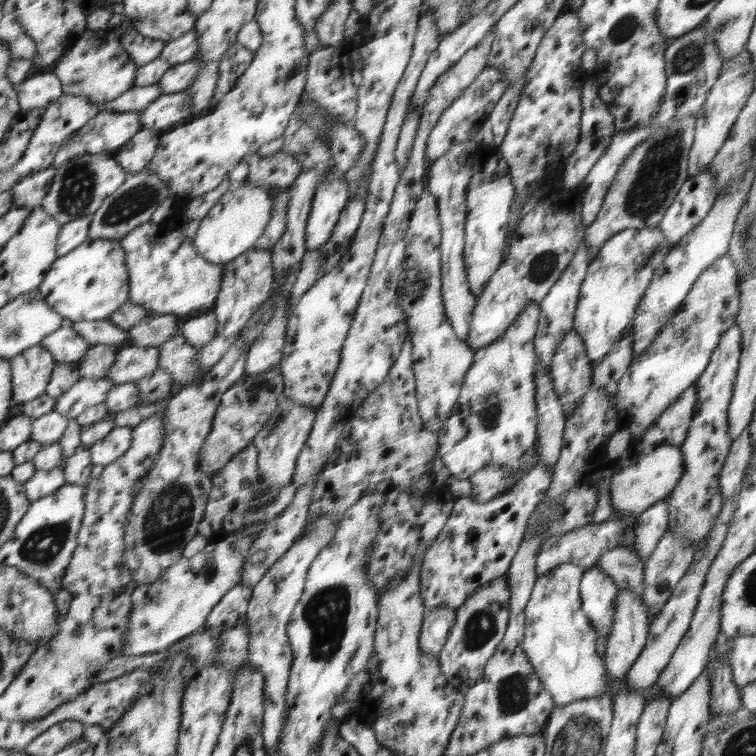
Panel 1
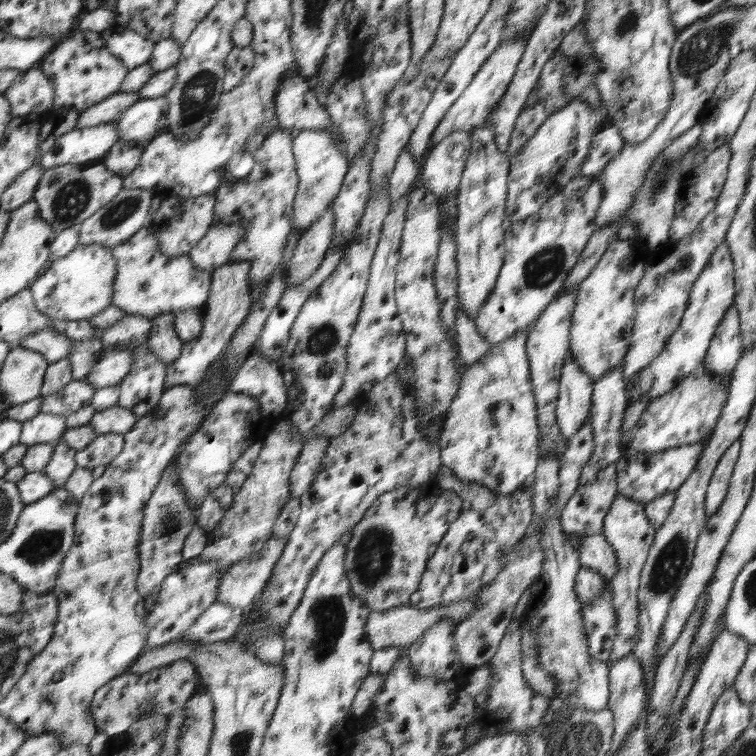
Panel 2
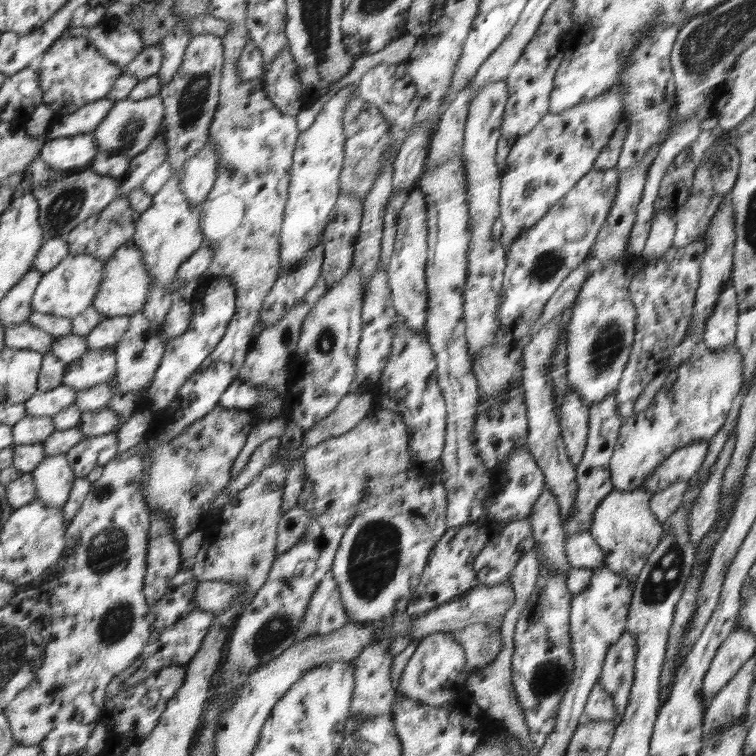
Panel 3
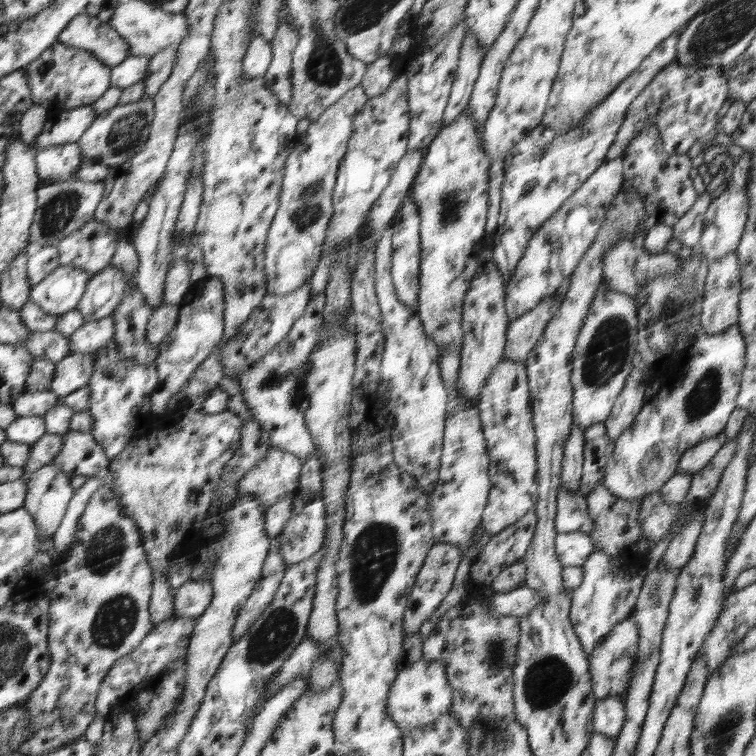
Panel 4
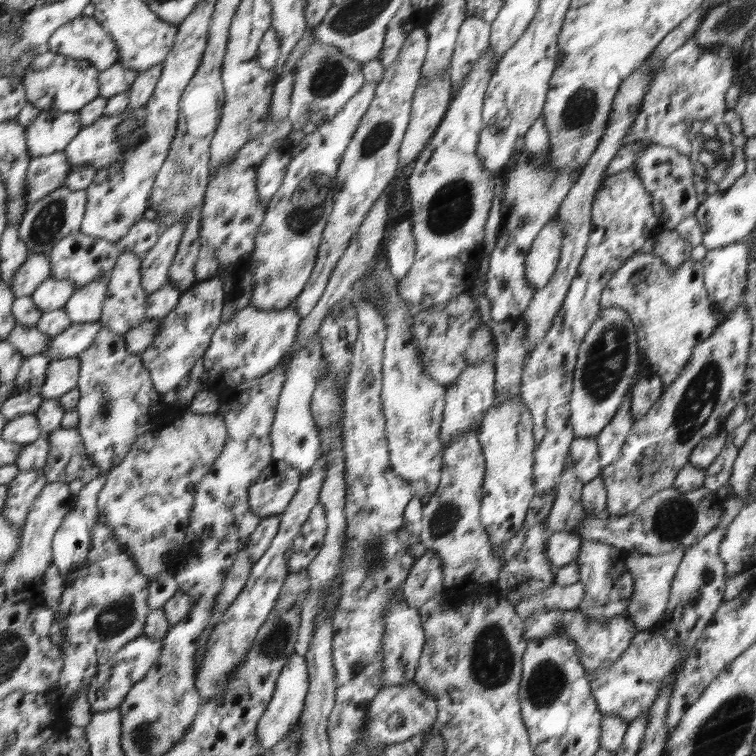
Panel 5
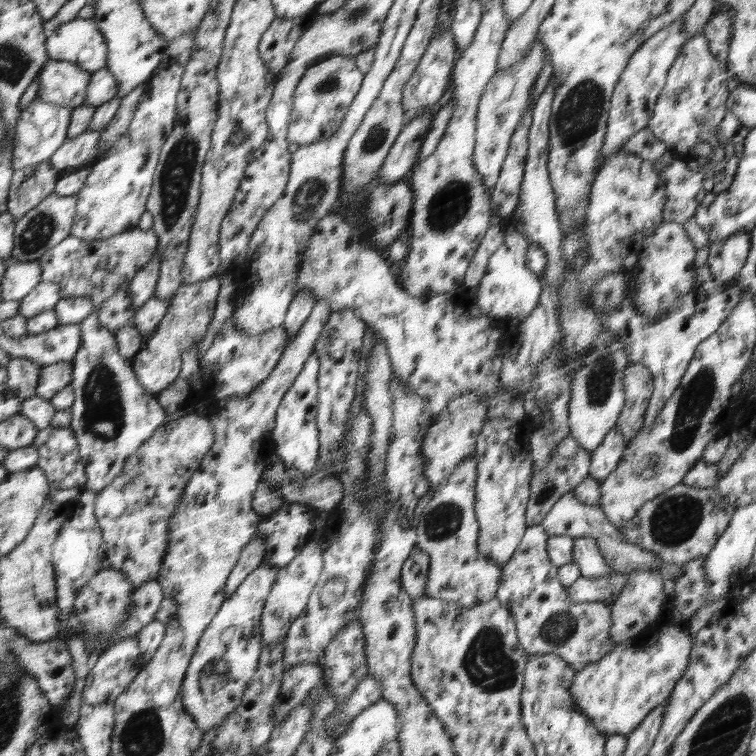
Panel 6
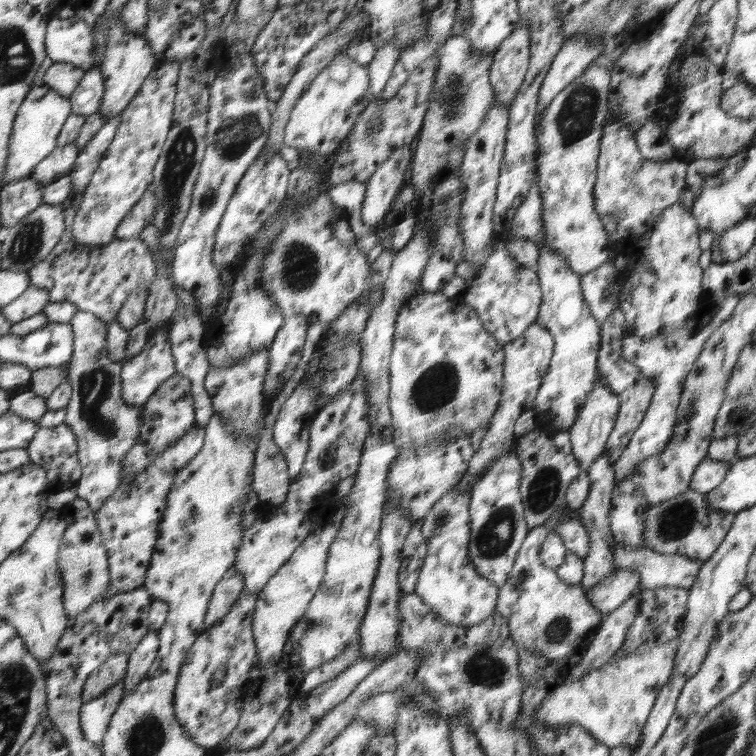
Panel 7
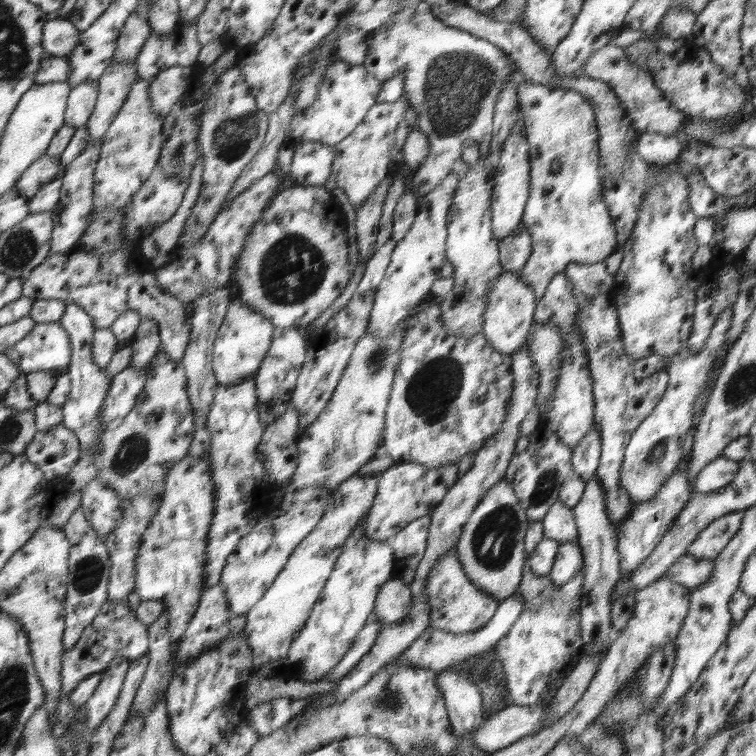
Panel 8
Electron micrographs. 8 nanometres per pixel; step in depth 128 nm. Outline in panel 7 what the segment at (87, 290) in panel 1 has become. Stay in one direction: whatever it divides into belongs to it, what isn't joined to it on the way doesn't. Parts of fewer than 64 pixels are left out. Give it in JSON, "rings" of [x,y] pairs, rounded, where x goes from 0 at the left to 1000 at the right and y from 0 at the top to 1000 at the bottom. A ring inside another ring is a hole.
{"rings":[[[40,380],[24,397],[7,405],[1,411],[11,423],[25,427],[53,415],[69,399],[65,384]]]}

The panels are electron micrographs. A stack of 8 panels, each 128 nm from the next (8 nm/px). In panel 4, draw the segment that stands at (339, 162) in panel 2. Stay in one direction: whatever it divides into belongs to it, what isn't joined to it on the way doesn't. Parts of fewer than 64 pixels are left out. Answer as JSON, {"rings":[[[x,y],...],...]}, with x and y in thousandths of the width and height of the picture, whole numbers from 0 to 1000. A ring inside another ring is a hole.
{"rings":[[[458,123],[444,139],[431,144],[405,176],[396,180],[386,196],[368,258],[368,278],[354,304],[349,329],[349,360],[353,389],[384,389],[405,376],[425,347],[435,296],[440,290],[440,249],[450,214],[458,204],[460,187],[467,181],[467,160],[488,134],[484,126]]]}

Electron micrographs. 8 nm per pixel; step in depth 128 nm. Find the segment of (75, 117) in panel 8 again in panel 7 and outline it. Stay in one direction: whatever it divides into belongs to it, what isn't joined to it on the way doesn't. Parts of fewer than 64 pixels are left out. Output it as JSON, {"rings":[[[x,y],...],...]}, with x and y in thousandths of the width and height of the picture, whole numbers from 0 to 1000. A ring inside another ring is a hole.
{"rings":[[[127,89],[115,94],[106,116],[93,131],[97,135],[97,151],[122,155],[130,149],[132,143],[138,140],[140,119],[143,119],[143,114],[140,114],[140,102],[136,101],[136,93]]]}

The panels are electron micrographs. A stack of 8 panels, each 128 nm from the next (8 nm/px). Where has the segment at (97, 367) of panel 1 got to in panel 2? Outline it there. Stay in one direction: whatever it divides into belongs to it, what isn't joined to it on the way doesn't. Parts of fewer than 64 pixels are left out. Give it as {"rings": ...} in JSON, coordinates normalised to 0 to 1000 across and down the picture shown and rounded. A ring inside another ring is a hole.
{"rings":[[[135,448],[98,451],[91,475],[95,479],[99,503],[114,501],[124,492],[140,460]]]}

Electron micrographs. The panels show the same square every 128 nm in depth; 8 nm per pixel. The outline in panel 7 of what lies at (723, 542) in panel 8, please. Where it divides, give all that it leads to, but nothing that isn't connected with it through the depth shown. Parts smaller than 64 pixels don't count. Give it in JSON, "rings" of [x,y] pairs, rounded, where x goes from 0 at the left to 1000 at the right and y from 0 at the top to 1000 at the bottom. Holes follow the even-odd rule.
{"rings":[[[911,646],[894,659],[880,661],[858,675],[857,690],[853,692],[853,720],[868,730],[905,734],[931,745],[944,733],[974,683],[975,679],[956,675],[942,675],[939,680],[933,652]]]}

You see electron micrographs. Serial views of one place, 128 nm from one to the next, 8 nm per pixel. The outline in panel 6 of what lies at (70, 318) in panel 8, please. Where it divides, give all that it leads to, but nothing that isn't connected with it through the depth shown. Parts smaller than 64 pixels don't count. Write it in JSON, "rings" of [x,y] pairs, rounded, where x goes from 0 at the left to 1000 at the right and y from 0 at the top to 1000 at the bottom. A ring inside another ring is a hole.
{"rings":[[[131,411],[123,413],[107,430],[111,434],[111,458],[98,476],[101,487],[95,509],[102,528],[94,540],[97,542],[94,565],[104,579],[107,602],[118,632],[111,646],[131,653],[161,627],[169,607],[175,606],[218,561],[222,544],[213,536],[209,521],[198,521],[194,517],[183,492],[172,489],[172,474],[160,470],[155,440],[132,423]]]}

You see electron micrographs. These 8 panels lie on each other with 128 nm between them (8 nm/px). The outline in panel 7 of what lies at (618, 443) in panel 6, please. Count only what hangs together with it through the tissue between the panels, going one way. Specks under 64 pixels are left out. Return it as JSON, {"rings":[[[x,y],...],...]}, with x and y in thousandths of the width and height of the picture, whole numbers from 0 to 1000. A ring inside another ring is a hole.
{"rings":[[[798,597],[786,610],[784,616],[776,622],[775,628],[782,640],[780,648],[770,669],[763,673],[766,683],[769,683],[766,690],[769,690],[779,709],[779,726],[772,739],[772,766],[767,771],[772,782],[788,776],[796,766],[813,755],[812,747],[810,747],[812,745],[812,731],[808,729],[808,725],[811,725],[811,706],[806,680],[810,649],[813,647],[815,638],[813,624],[804,604],[803,598]]]}

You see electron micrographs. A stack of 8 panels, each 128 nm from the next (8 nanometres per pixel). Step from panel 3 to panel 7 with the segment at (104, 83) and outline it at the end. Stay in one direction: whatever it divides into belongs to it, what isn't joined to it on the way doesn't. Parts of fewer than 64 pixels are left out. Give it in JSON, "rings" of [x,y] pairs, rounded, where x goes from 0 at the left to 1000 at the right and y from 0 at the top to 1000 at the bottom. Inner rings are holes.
{"rings":[[[91,82],[65,83],[66,93],[61,97],[61,112],[71,116],[79,127],[94,131],[106,116],[115,94]]]}

